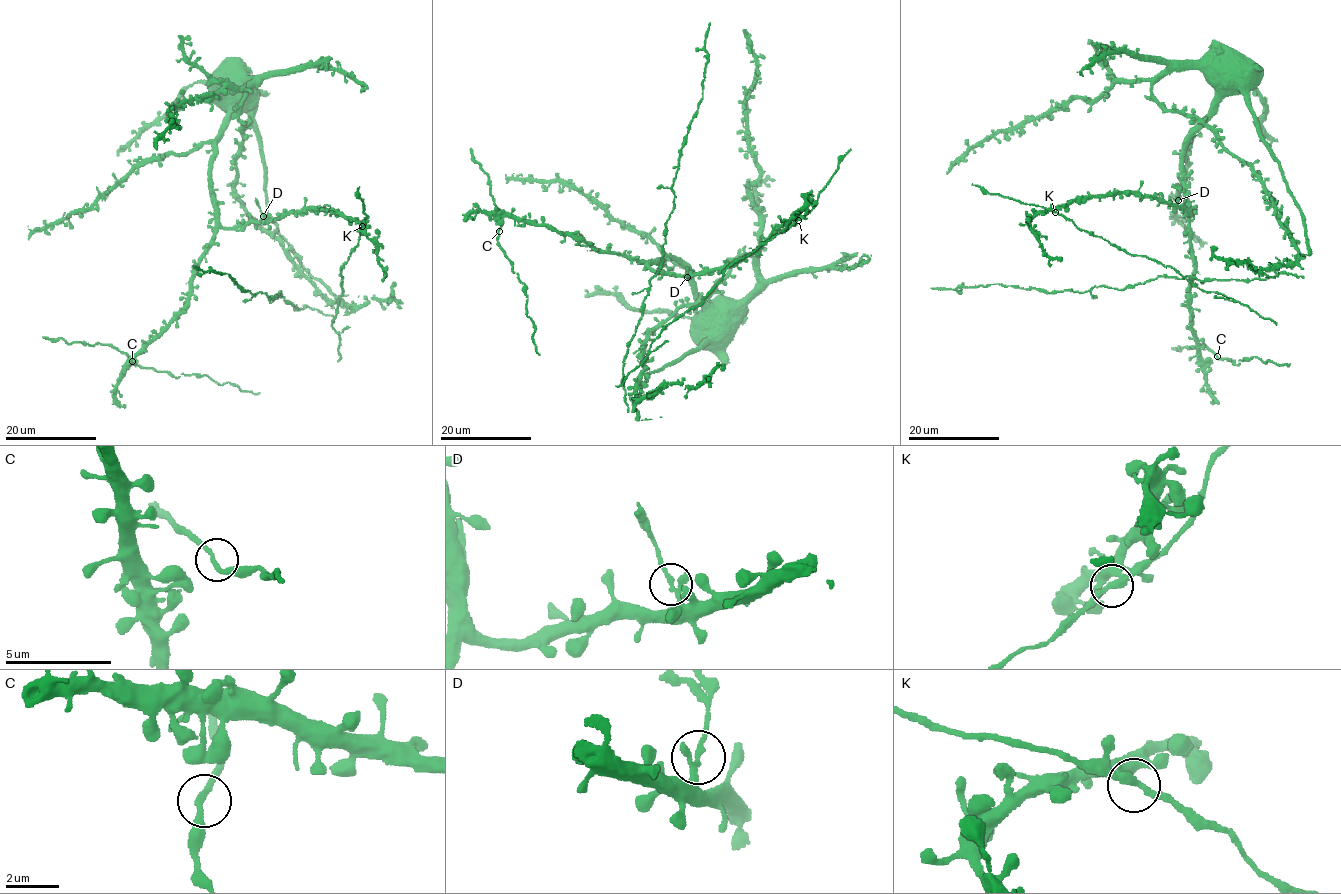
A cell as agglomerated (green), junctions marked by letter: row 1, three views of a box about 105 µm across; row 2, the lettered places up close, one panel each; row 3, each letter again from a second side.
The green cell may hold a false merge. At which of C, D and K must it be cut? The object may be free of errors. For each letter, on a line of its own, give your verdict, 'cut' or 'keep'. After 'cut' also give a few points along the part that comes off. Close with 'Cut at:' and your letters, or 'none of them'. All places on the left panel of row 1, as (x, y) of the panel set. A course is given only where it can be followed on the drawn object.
C: keep
D: cut | (263, 215), (255, 198)
K: keep
Cut at: D

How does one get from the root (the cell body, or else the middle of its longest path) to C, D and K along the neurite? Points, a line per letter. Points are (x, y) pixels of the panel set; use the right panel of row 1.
C: (1218, 74), (1217, 96), (1183, 156), (1188, 232), (1194, 263), (1192, 326), (1201, 357), (1217, 356)
D: (1218, 74), (1217, 96), (1205, 121), (1189, 139), (1183, 156), (1183, 191), (1190, 214), (1176, 205), (1177, 199)
K: (1218, 74), (1217, 96), (1183, 156), (1183, 191), (1190, 214), (1152, 197), (1118, 192), (1062, 204), (1055, 212)

